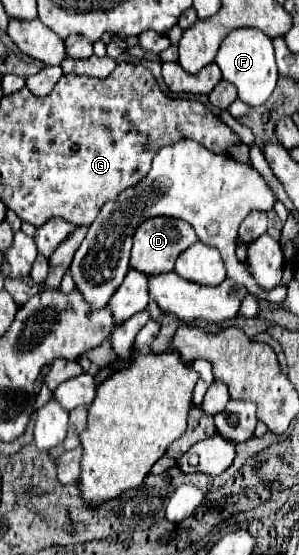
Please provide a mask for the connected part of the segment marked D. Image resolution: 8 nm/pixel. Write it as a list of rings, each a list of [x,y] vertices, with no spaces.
[[[152,218],[152,220],[146,220],[144,224],[138,226],[138,230],[134,234],[130,266],[134,270],[144,272],[144,274],[170,272],[170,270],[174,270],[176,258],[186,248],[190,248],[190,244],[194,244],[194,242],[198,242],[196,232],[188,224],[184,224],[182,220],[174,220],[174,218]]]

